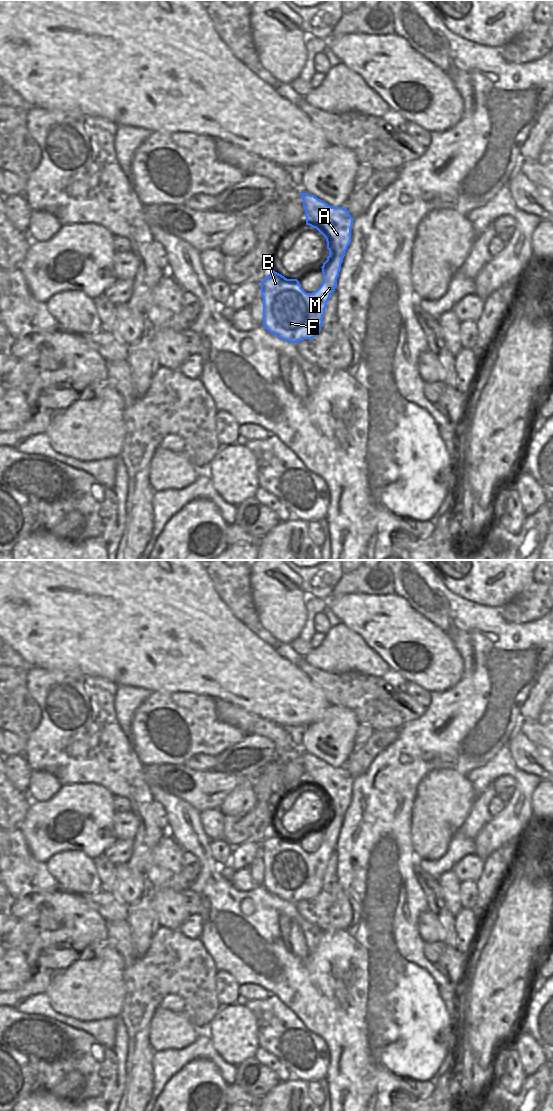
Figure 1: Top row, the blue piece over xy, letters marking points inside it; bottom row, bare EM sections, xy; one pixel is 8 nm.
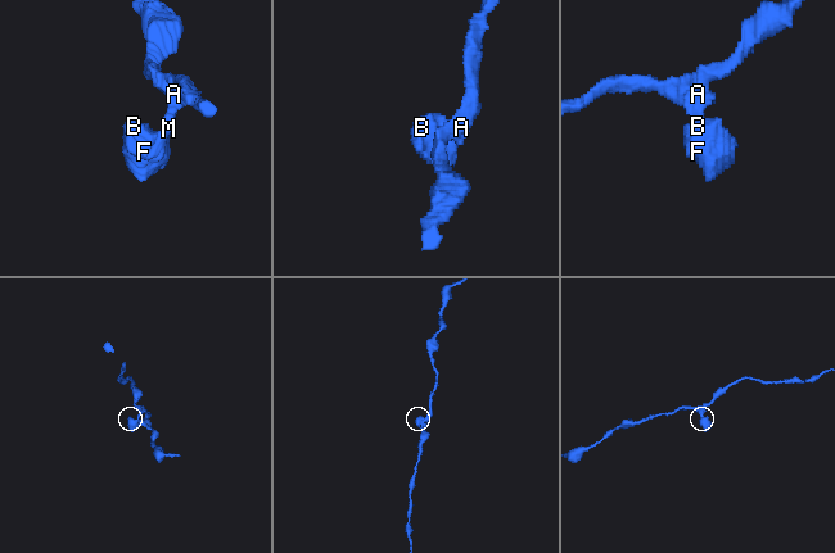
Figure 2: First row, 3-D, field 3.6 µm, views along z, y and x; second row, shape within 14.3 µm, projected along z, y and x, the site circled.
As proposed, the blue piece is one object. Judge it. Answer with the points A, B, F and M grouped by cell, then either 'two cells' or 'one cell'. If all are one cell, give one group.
A B F M; one cell

